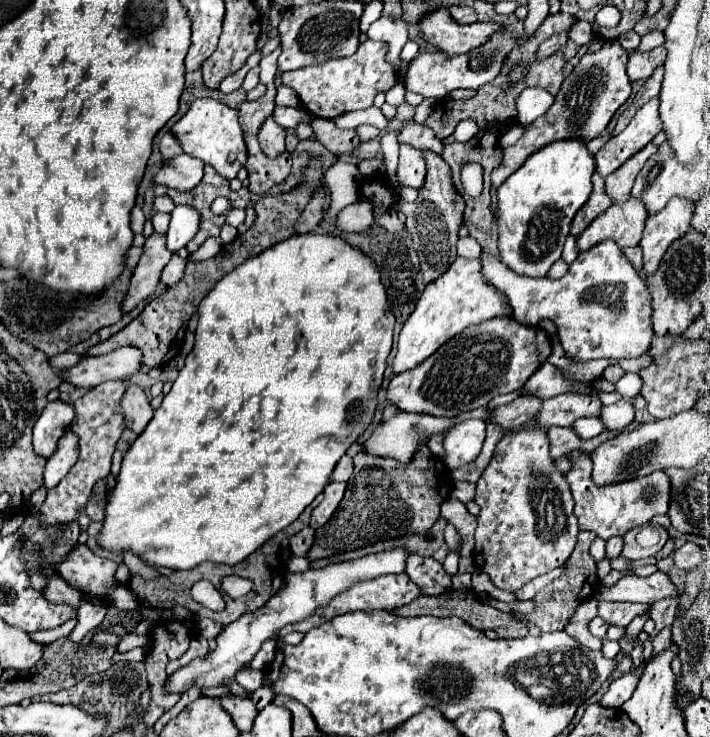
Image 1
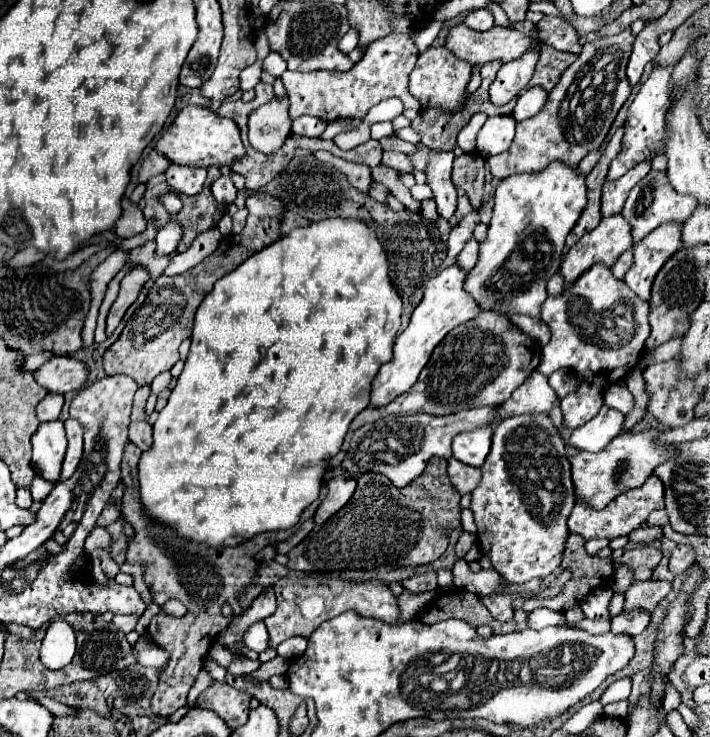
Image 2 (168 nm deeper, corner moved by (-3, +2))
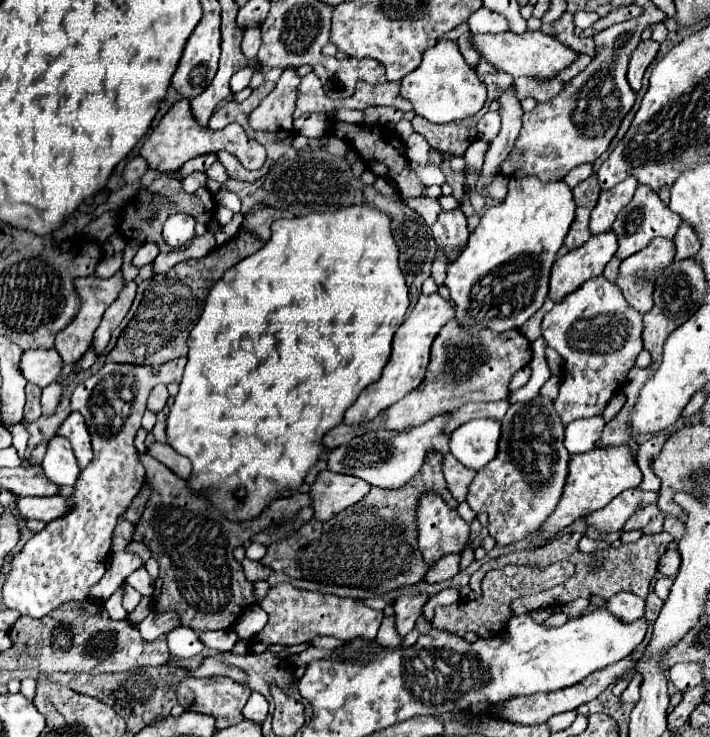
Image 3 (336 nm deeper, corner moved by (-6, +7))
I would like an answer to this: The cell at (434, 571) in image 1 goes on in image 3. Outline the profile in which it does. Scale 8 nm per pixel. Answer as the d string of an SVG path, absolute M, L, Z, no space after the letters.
M414 593L414 595L402 595L396 599L394 611L396 611L396 625L400 629L400 635L408 635L414 629L416 619L422 613L422 607L426 605L428 595L426 593Z

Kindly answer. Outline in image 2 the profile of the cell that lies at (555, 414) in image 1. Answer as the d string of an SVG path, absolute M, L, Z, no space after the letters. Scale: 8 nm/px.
M533 372L513 394L507 402L497 406L497 418L493 418L493 424L499 424L507 416L519 416L519 414L539 414L549 412L553 402L557 400L557 394L547 384L547 376L541 372Z

